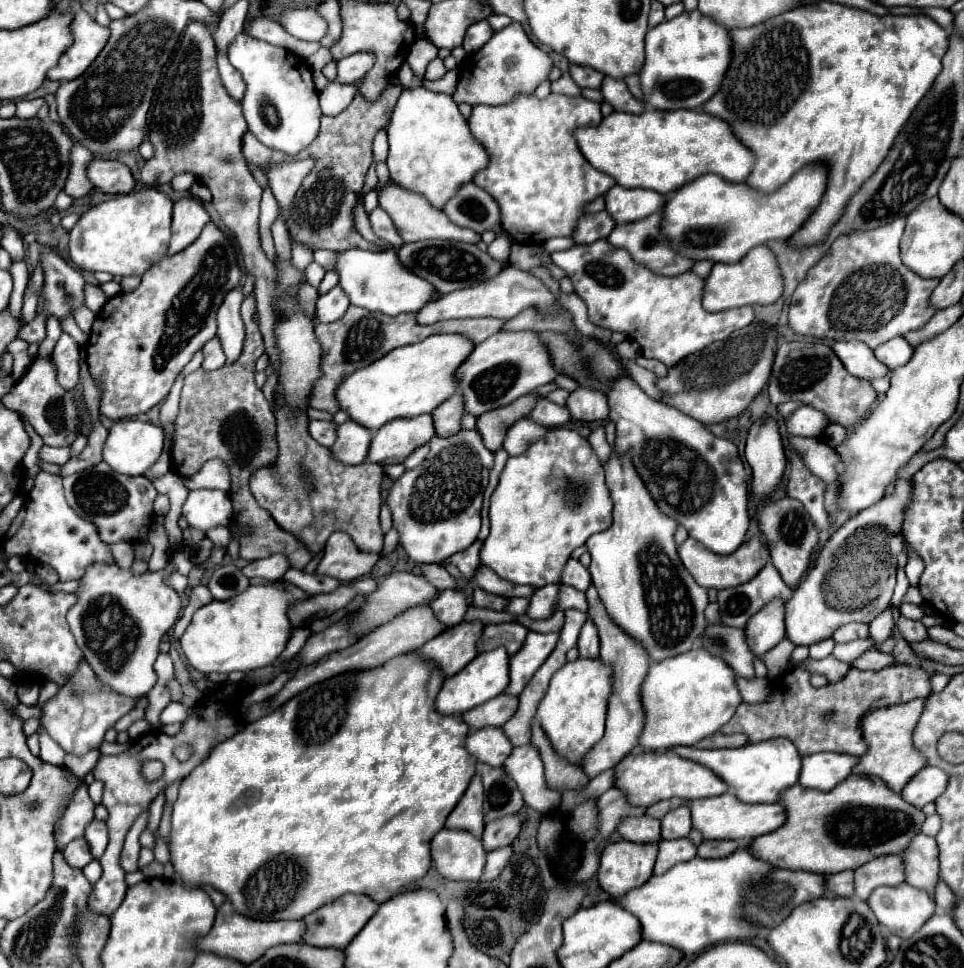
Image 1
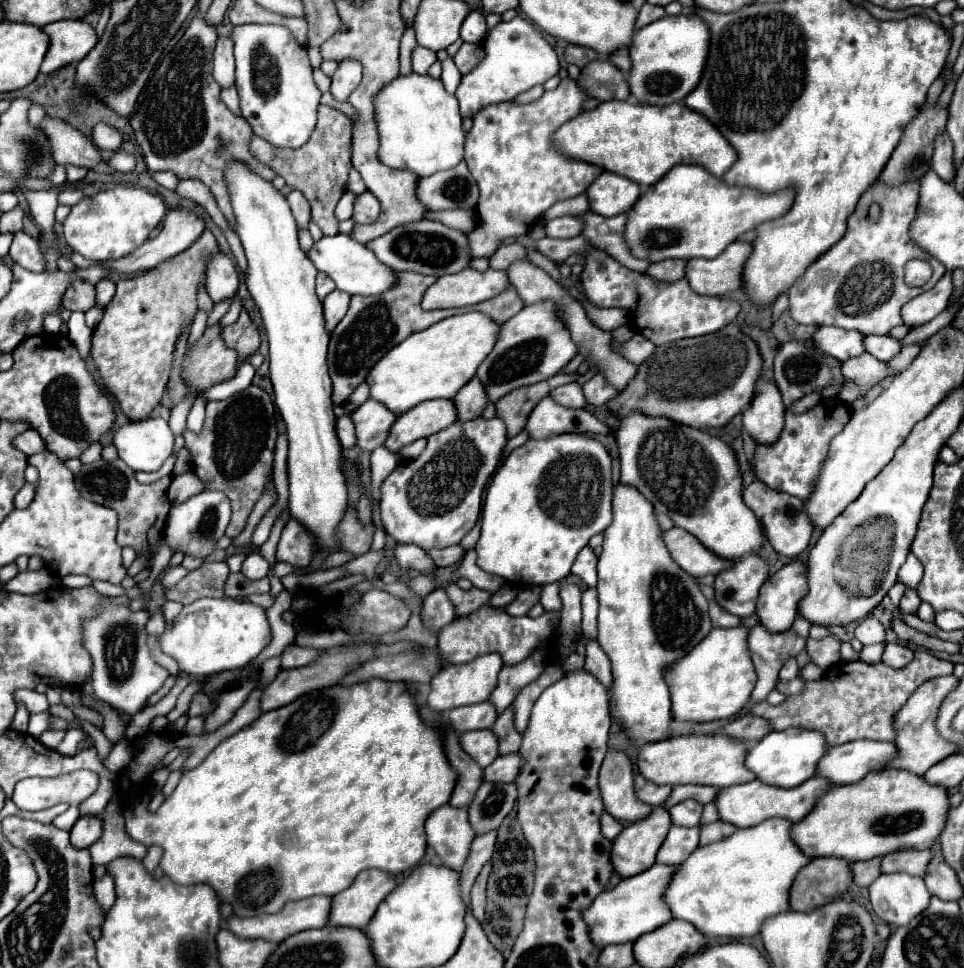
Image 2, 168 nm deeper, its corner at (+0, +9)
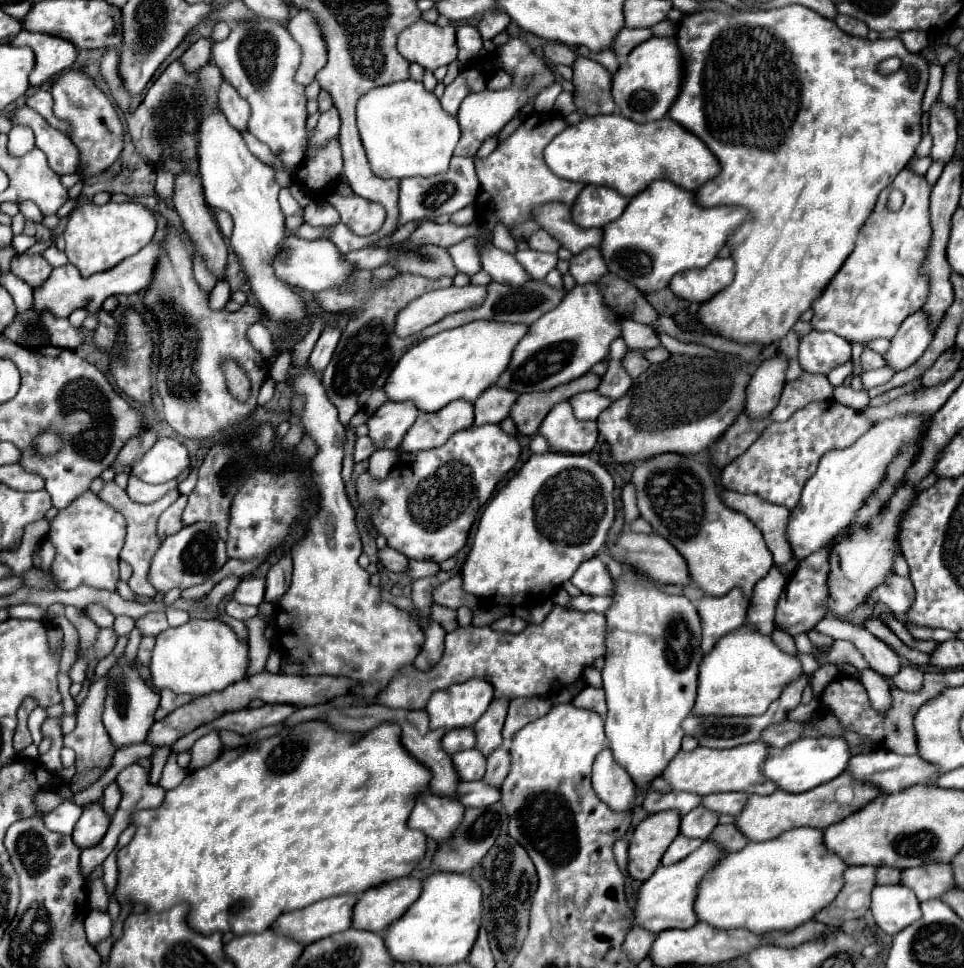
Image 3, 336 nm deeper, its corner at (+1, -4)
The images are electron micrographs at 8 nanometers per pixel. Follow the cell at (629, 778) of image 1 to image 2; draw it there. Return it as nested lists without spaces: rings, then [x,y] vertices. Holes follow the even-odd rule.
[[[682,735],[658,743],[646,743],[638,753],[640,773],[656,785],[714,785],[730,787],[756,779],[744,765],[748,747],[744,741],[730,741],[726,735]]]

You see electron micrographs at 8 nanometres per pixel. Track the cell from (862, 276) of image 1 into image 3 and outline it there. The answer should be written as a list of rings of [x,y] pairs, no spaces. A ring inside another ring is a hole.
[[[901,170],[897,174],[897,178],[879,194],[879,200],[877,200],[871,216],[867,218],[867,222],[861,226],[861,230],[857,234],[855,250],[847,256],[847,260],[843,262],[839,272],[831,278],[831,282],[825,286],[821,296],[811,306],[813,330],[835,332],[835,334],[841,334],[841,338],[845,338],[849,342],[859,342],[859,344],[869,344],[875,338],[891,340],[895,336],[897,328],[901,326],[901,322],[909,314],[923,308],[923,304],[927,302],[927,296],[929,296],[929,276],[921,274],[921,266],[929,252],[931,234],[933,234],[931,214],[929,214],[929,194],[931,194],[931,188],[925,182],[925,178],[917,176],[917,174],[909,174],[907,170]],[[893,188],[897,188],[905,194],[905,202],[903,202],[901,210],[897,210],[897,212],[891,212],[885,206],[887,196]]]

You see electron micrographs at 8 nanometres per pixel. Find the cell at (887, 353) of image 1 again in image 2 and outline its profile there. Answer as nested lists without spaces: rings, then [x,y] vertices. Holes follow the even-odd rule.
[[[866,335],[864,349],[880,361],[888,361],[900,351],[900,341],[888,337],[888,335]]]

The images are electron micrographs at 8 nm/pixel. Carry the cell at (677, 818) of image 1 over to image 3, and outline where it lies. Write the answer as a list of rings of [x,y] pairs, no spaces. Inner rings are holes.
[[[703,806],[693,808],[689,814],[681,818],[681,834],[687,838],[707,840],[707,836],[715,826],[717,826],[717,814],[705,810]]]

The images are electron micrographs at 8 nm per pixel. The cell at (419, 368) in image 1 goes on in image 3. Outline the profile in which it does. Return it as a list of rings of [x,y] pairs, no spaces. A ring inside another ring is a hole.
[[[471,322],[461,328],[439,332],[411,346],[393,368],[383,392],[389,402],[413,402],[421,412],[437,412],[453,400],[475,402],[477,396],[497,382],[497,374],[509,364],[513,346],[527,326],[509,322]]]

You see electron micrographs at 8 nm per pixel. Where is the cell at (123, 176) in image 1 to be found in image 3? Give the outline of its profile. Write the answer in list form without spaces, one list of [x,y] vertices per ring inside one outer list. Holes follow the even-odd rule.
[[[21,106],[21,108],[13,110],[11,120],[15,124],[29,126],[35,132],[35,146],[45,152],[49,166],[59,176],[79,172],[79,150],[77,150],[77,146],[71,142],[69,136],[65,136],[59,130],[55,130],[53,126],[49,126],[45,122],[45,118],[41,118],[41,114],[31,110],[29,106]]]

